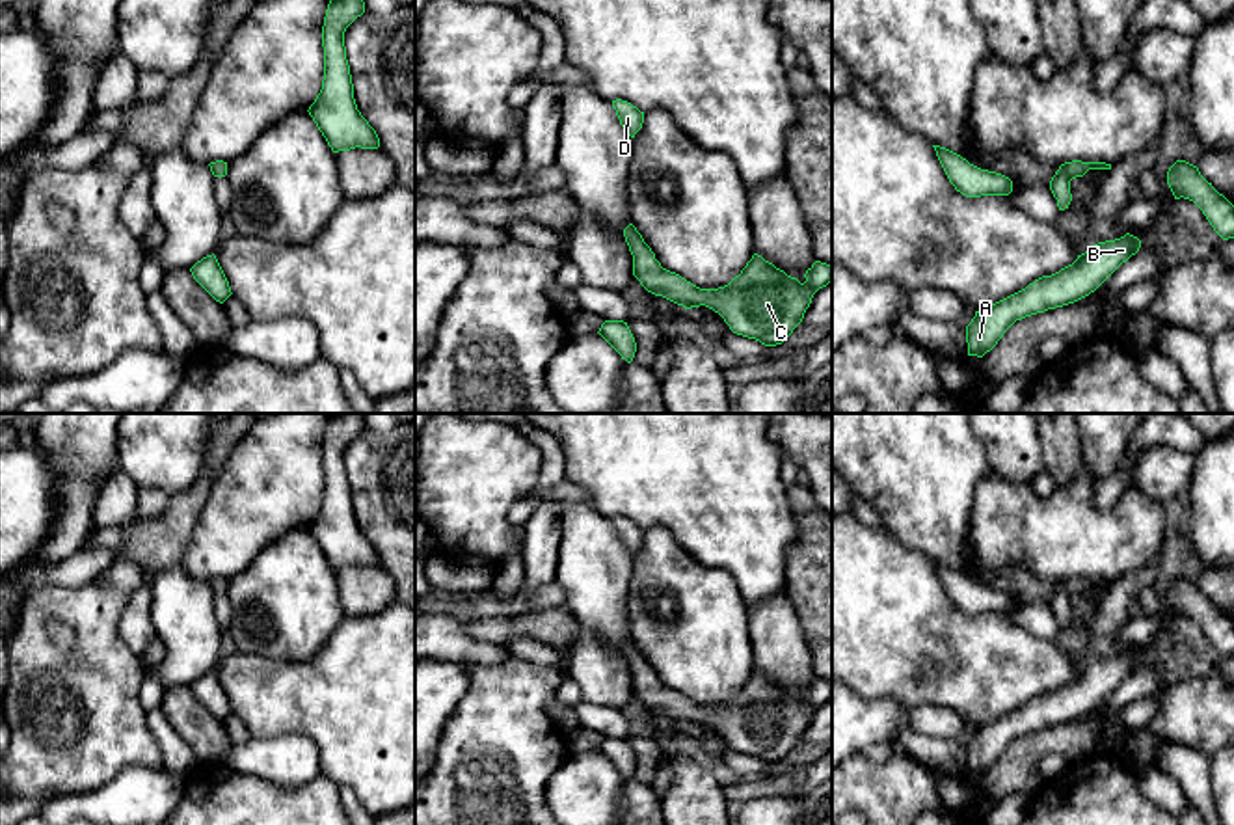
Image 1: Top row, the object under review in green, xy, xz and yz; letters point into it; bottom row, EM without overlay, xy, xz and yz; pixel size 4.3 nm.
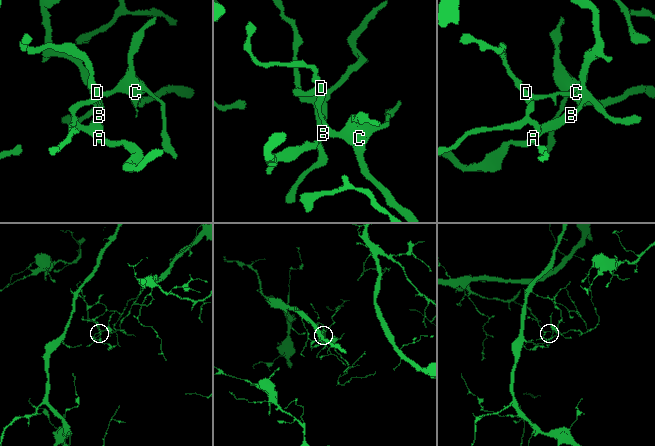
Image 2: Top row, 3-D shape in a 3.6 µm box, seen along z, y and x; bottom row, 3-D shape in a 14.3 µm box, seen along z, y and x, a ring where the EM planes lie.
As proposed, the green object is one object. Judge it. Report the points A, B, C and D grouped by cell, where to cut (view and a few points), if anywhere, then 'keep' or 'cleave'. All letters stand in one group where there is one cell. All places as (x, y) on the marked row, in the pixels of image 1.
groups A B C D; cut none; keep

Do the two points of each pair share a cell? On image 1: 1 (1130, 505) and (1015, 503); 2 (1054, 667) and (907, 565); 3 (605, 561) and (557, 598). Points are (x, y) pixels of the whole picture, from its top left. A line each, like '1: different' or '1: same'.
1: same
2: same
3: different

